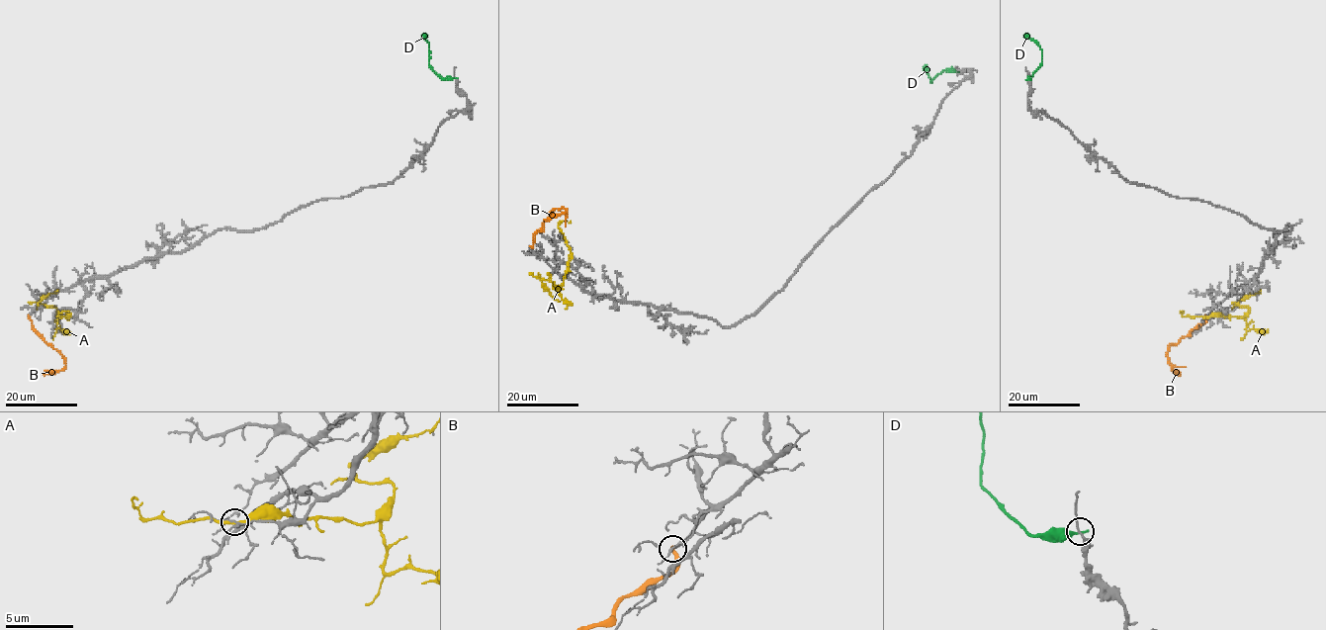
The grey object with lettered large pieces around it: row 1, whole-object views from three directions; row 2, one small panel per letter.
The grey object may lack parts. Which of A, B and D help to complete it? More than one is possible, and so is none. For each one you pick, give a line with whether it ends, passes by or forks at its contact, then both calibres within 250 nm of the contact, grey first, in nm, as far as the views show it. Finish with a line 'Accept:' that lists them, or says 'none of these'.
Accept: none of these

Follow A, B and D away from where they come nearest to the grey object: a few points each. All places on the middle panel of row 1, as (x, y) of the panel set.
A: (569, 248), (571, 259), (564, 283), (557, 290), (551, 282), (541, 279), (545, 288), (559, 302)
B: (529, 246), (533, 244), (534, 234), (551, 212), (567, 211), (544, 219)
D: (956, 71), (943, 70), (930, 83), (926, 65)

